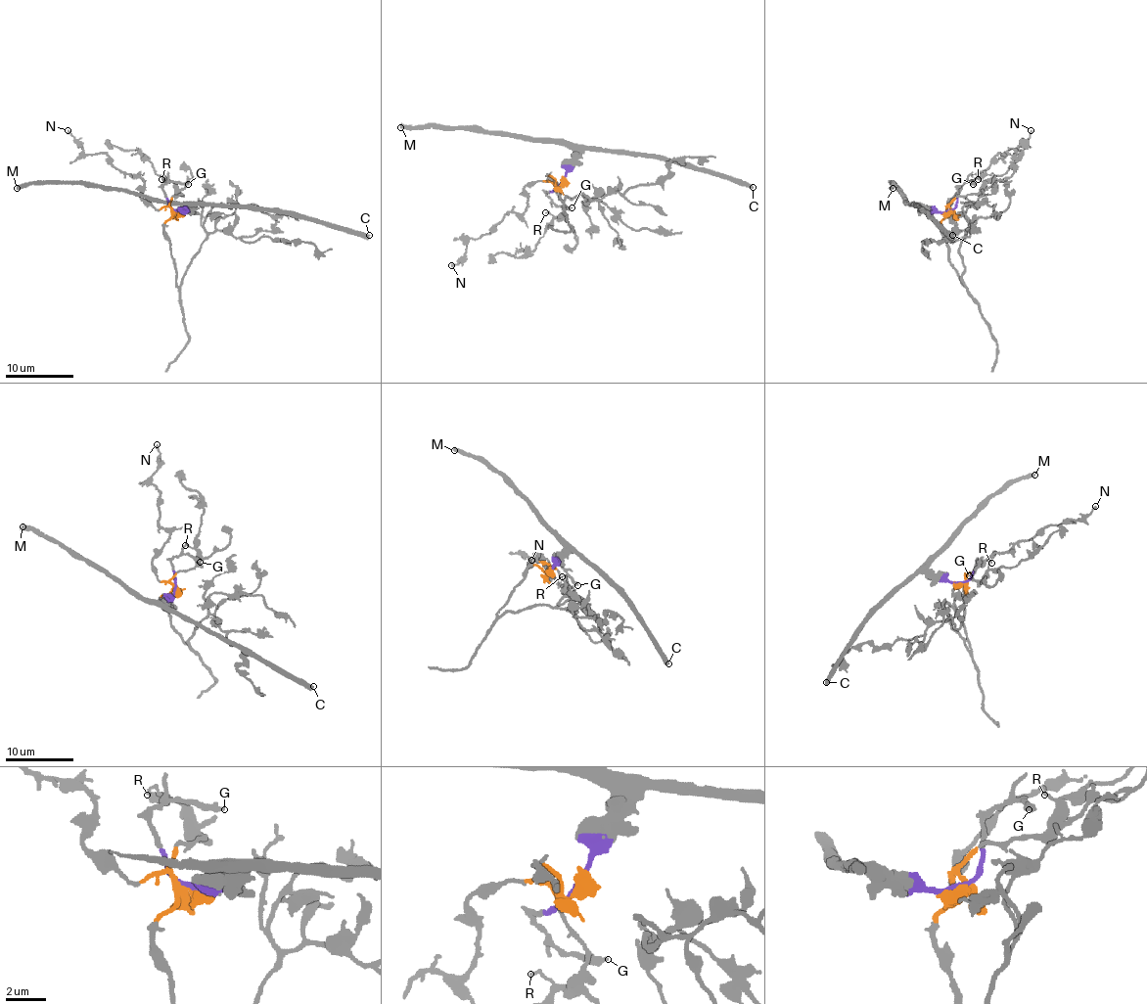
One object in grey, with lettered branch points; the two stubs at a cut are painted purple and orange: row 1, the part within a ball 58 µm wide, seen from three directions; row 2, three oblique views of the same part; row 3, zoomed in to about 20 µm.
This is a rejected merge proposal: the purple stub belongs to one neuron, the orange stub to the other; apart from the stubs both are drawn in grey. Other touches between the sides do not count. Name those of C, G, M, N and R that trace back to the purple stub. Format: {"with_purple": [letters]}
{"with_purple": ["C", "G", "M"]}

